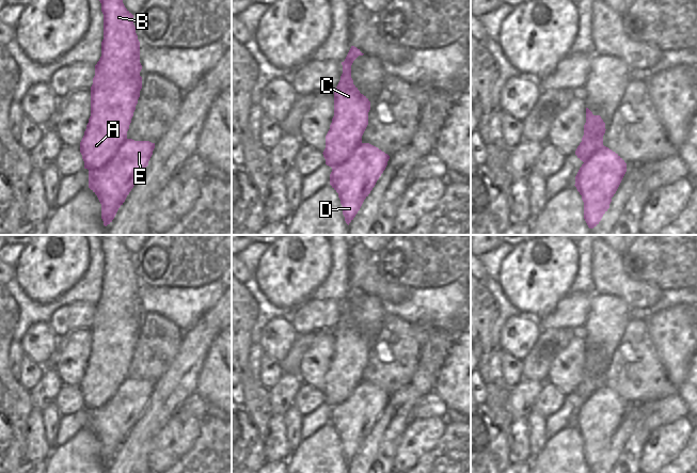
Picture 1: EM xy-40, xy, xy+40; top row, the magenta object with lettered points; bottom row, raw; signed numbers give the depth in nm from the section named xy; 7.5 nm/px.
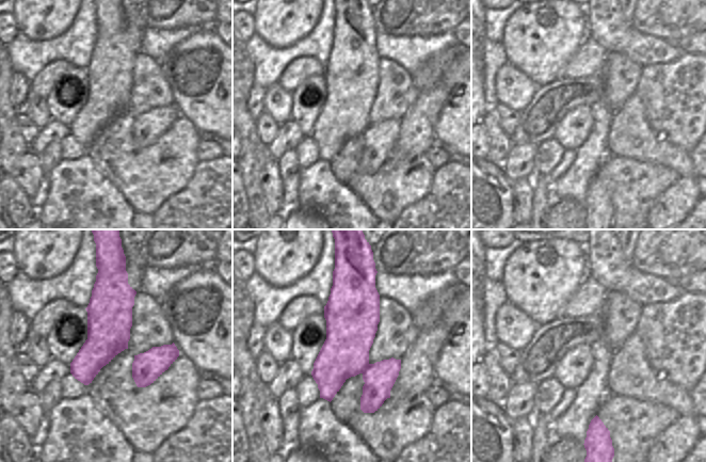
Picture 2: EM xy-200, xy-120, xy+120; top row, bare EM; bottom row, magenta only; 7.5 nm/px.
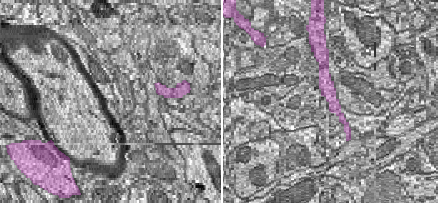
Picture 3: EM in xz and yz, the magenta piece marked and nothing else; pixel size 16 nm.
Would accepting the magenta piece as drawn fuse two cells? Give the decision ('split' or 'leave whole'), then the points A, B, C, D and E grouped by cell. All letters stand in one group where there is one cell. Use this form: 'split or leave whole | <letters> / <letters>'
split | A B C / D E

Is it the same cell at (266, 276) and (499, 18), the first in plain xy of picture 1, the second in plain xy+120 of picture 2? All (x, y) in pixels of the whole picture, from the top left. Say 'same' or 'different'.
different

